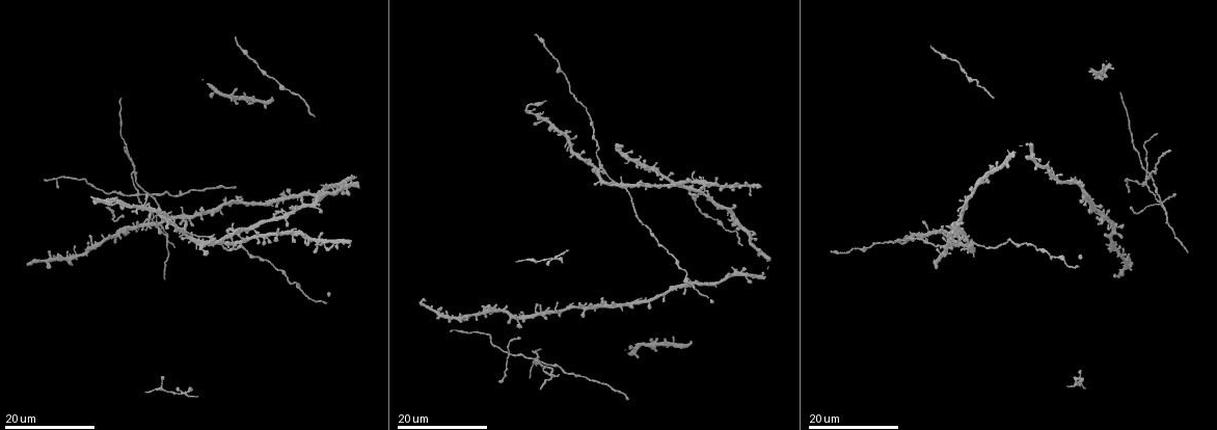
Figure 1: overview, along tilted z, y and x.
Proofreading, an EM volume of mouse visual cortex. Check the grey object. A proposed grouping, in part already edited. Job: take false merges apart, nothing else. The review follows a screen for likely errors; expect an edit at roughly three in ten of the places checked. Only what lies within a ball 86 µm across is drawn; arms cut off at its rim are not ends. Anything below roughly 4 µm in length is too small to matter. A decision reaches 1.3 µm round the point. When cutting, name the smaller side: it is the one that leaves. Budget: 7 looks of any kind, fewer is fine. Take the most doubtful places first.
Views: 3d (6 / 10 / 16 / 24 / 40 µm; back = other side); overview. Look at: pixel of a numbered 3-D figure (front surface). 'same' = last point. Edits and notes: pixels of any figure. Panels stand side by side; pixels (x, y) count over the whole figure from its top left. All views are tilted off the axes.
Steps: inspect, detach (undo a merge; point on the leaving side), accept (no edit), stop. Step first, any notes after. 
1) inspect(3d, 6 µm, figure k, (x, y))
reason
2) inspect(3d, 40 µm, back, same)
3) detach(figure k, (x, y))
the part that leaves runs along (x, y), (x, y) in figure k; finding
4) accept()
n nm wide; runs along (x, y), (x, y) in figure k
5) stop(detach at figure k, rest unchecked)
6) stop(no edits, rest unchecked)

inspect(3d, 16 µm, figure 1, (139, 192))
small branch off a trunk

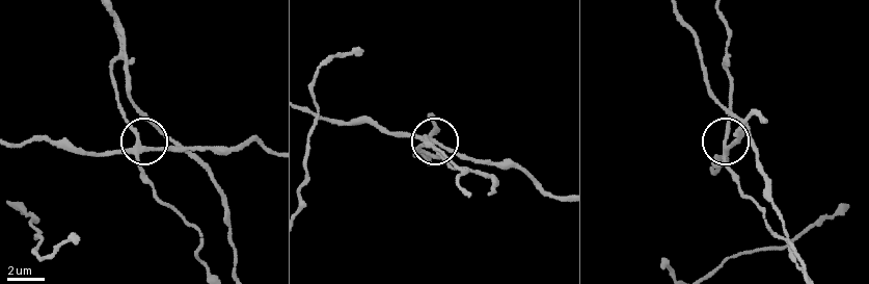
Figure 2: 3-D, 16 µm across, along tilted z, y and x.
inspect(3d, 10 µm, figure 2, (139, 146))

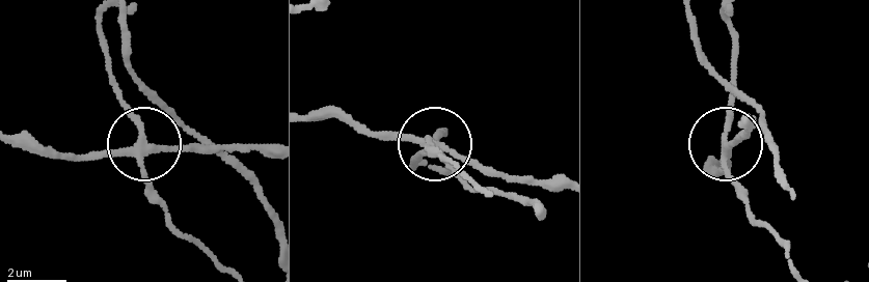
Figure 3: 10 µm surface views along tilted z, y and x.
detach(figure 3, (183, 150))
side arm 14 µm; the part that leaves runs along (143, 146), (272, 149) in figure 3; two neurons meet here

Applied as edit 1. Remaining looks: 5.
inspect(overview)

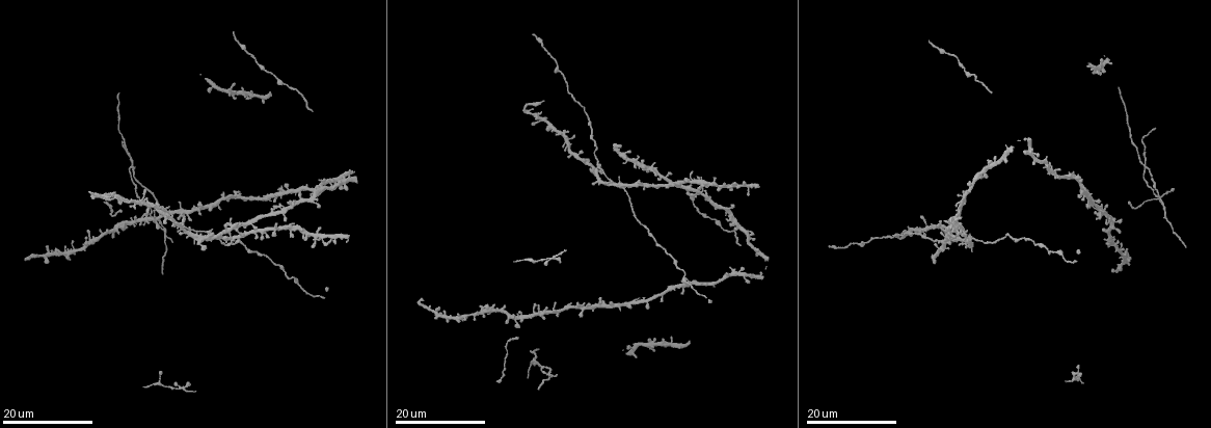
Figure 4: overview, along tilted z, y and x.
inspect(3d, 16 µm, figure 4, (596, 169))
four or more arms meet

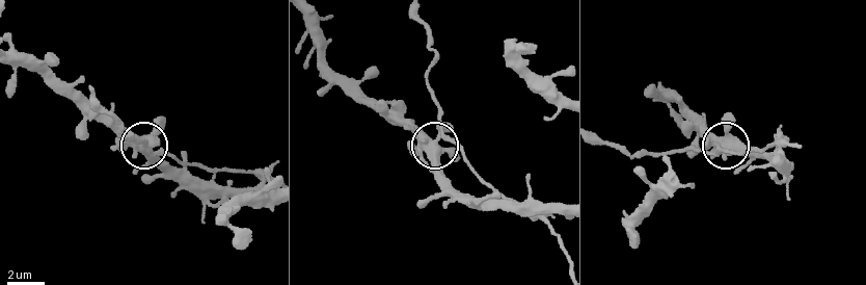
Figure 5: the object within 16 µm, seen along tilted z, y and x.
inspect(3d, 6 µm, figure 5, (435, 140))
zoom in

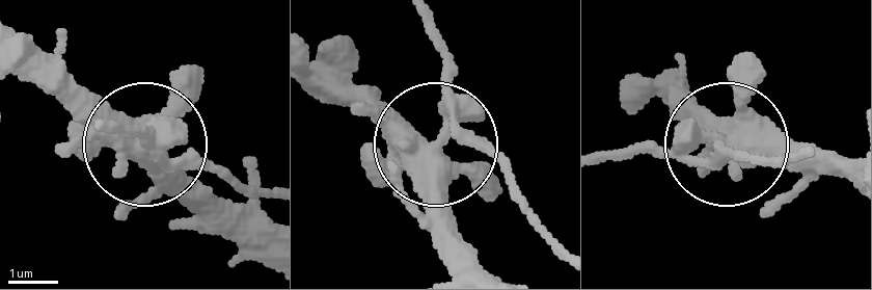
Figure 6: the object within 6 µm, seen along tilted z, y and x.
accept()
runs along (271, 195), (108, 142), (24, 73) in figure 6; one neuron here

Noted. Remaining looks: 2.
inspect(3d, 24 µm, figure 4, (164, 236))
side arm on a straight run

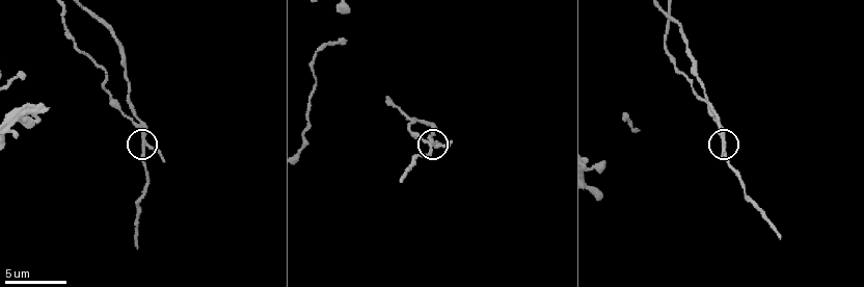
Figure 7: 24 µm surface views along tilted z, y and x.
inspect(3d, 10 µm, figure 7, (723, 139))

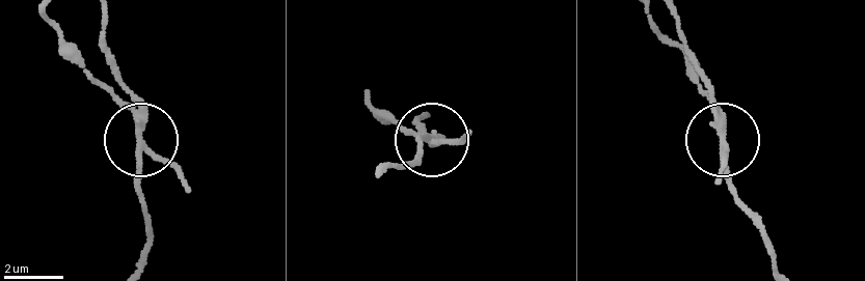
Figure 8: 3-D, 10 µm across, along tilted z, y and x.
detach(figure 8, (137, 170))
210 nm wide; two neurons meet here

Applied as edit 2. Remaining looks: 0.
stop(detach at figure 3, detach at figure 8, rest unchecked)

